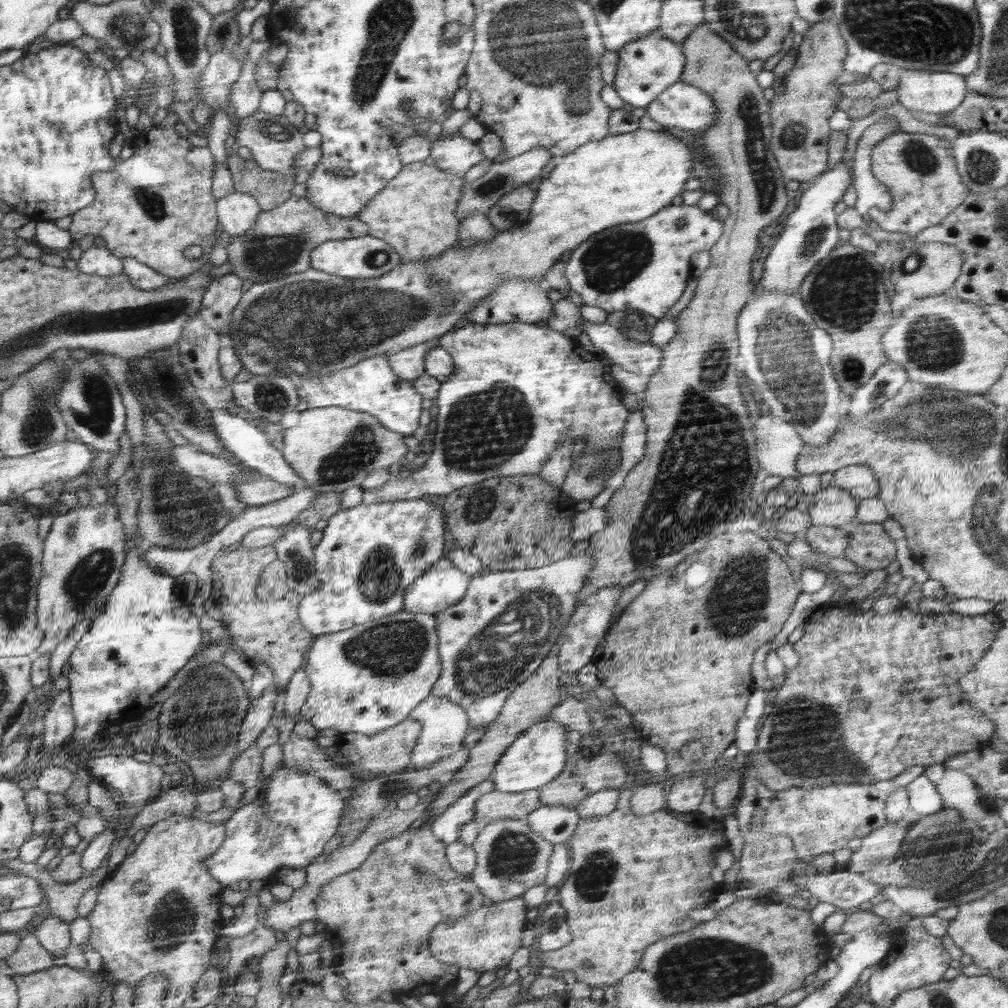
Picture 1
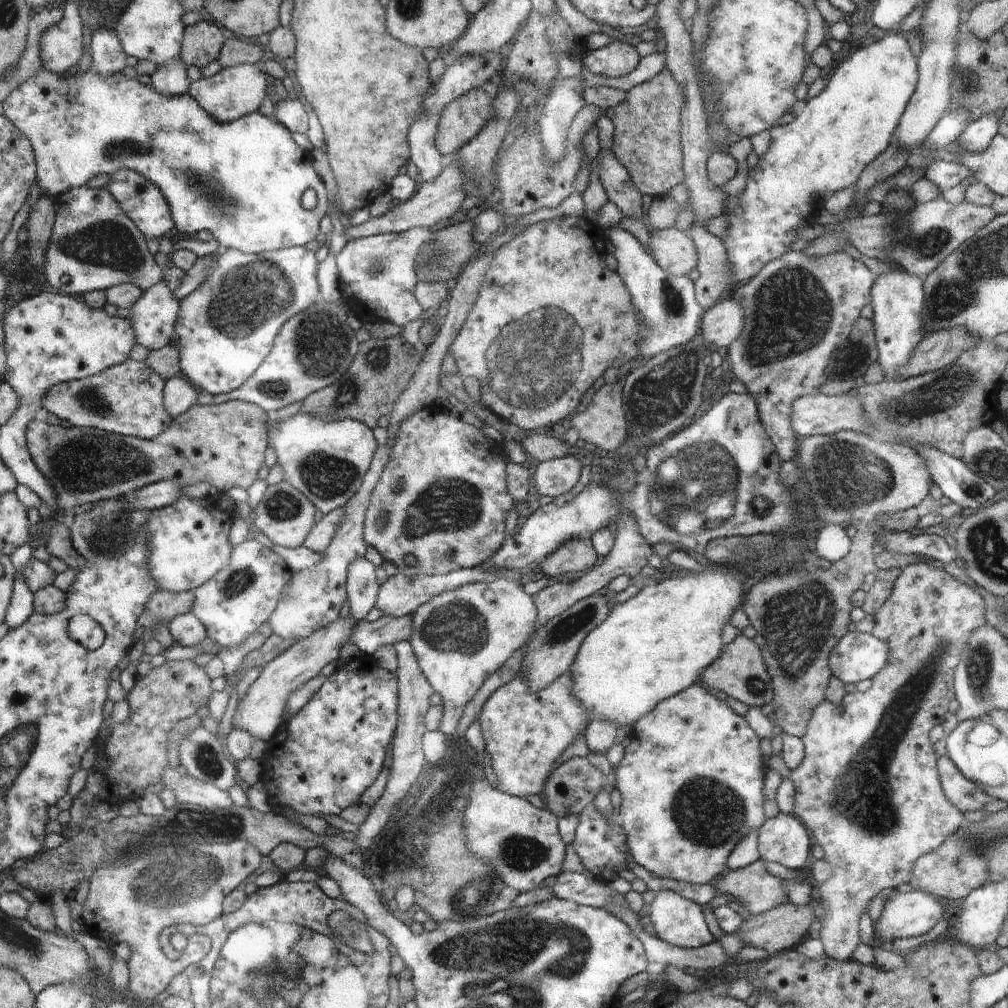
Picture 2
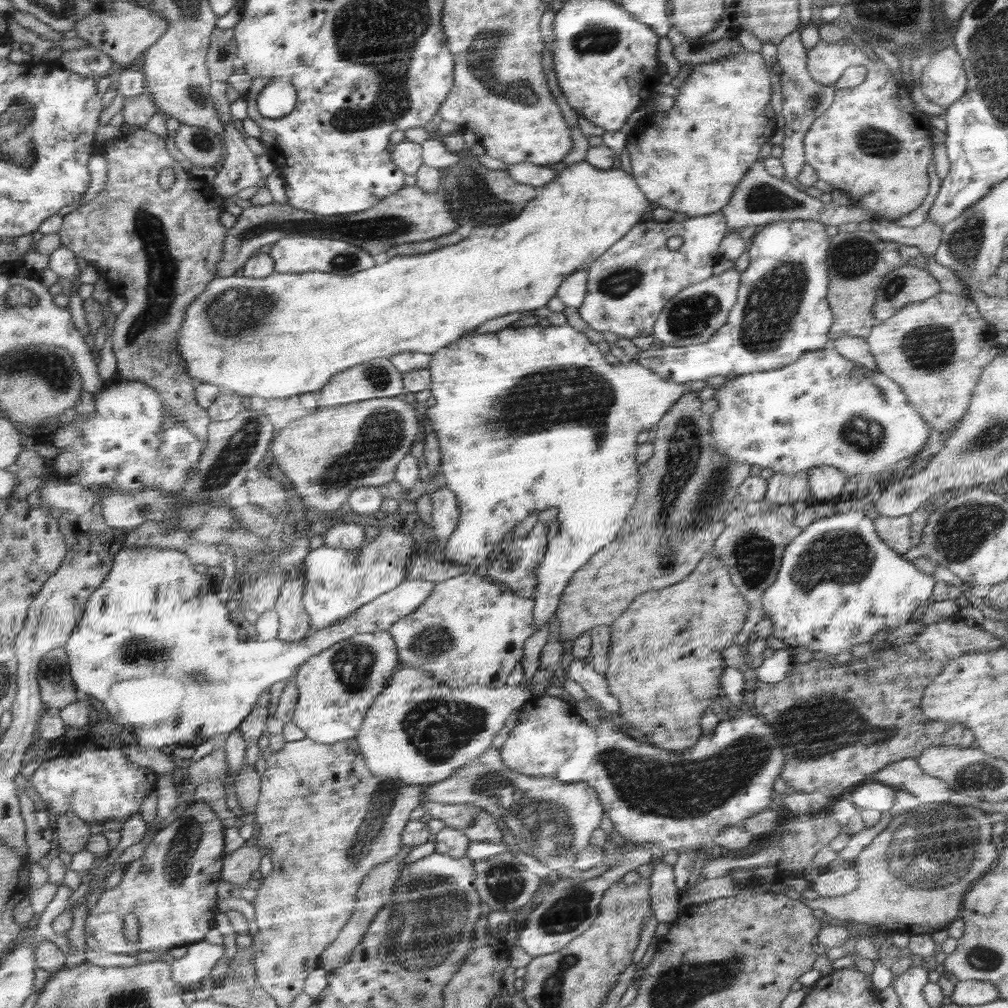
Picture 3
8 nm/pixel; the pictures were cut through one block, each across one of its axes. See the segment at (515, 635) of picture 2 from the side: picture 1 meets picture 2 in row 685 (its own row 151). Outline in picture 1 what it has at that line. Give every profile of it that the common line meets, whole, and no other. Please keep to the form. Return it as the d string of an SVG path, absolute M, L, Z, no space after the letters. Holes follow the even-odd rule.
M459 131L450 134L448 138L439 136L434 139L430 147L430 158L441 171L459 176L464 176L472 166L480 165L488 159L479 142L466 140Z

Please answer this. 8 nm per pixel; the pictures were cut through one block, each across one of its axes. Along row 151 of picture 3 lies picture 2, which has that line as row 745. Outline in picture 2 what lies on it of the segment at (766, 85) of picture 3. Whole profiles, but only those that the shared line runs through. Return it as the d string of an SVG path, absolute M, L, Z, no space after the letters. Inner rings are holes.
M692 685L683 690L682 693L675 694L674 697L660 702L658 706L646 717L640 718L631 727L630 744L626 746L624 757L613 771L615 787L622 794L622 805L616 811L615 820L622 824L626 836L628 836L628 850L630 859L636 864L646 868L650 874L656 874L660 878L670 878L676 882L688 882L688 884L705 885L713 882L727 867L730 854L736 845L742 842L752 830L758 830L764 824L764 769L763 769L763 749L760 738L755 729L747 722L742 715L738 715L726 702L720 702L716 696L708 694L699 685Z

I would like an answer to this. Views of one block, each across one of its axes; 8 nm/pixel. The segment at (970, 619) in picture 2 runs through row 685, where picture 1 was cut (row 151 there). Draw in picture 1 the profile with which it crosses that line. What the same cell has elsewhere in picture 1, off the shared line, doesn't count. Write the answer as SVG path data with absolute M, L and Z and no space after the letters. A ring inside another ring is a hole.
M898 131L888 136L882 146L872 149L870 158L872 174L888 188L892 203L889 210L870 208L867 214L870 215L871 220L878 223L879 228L886 232L919 236L925 229L939 225L948 215L955 213L970 196L971 190L964 185L963 177L959 174L959 170L956 170L954 143L951 140L944 140L932 134L909 134Z

